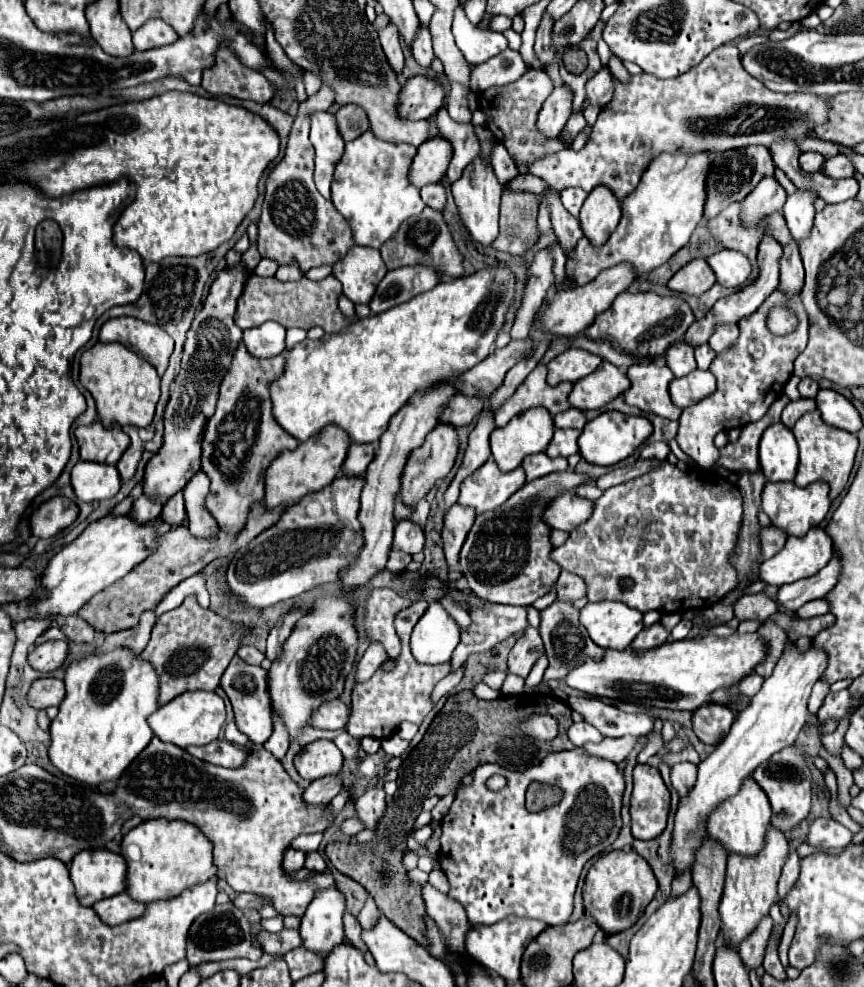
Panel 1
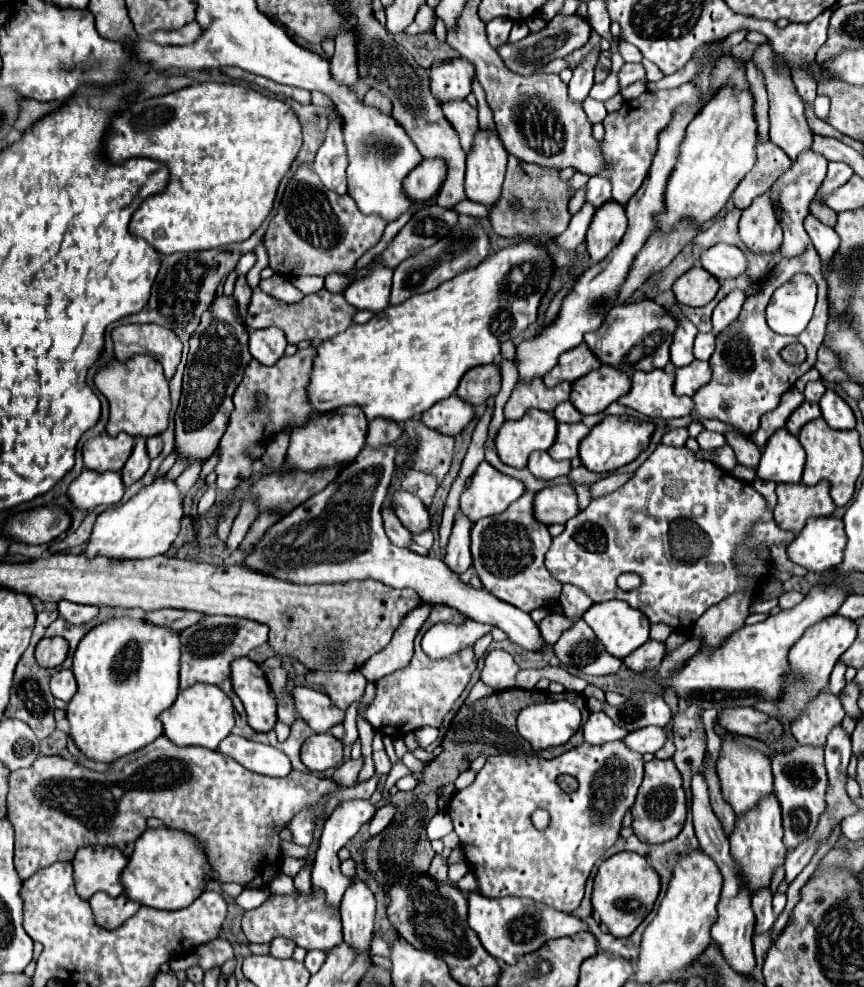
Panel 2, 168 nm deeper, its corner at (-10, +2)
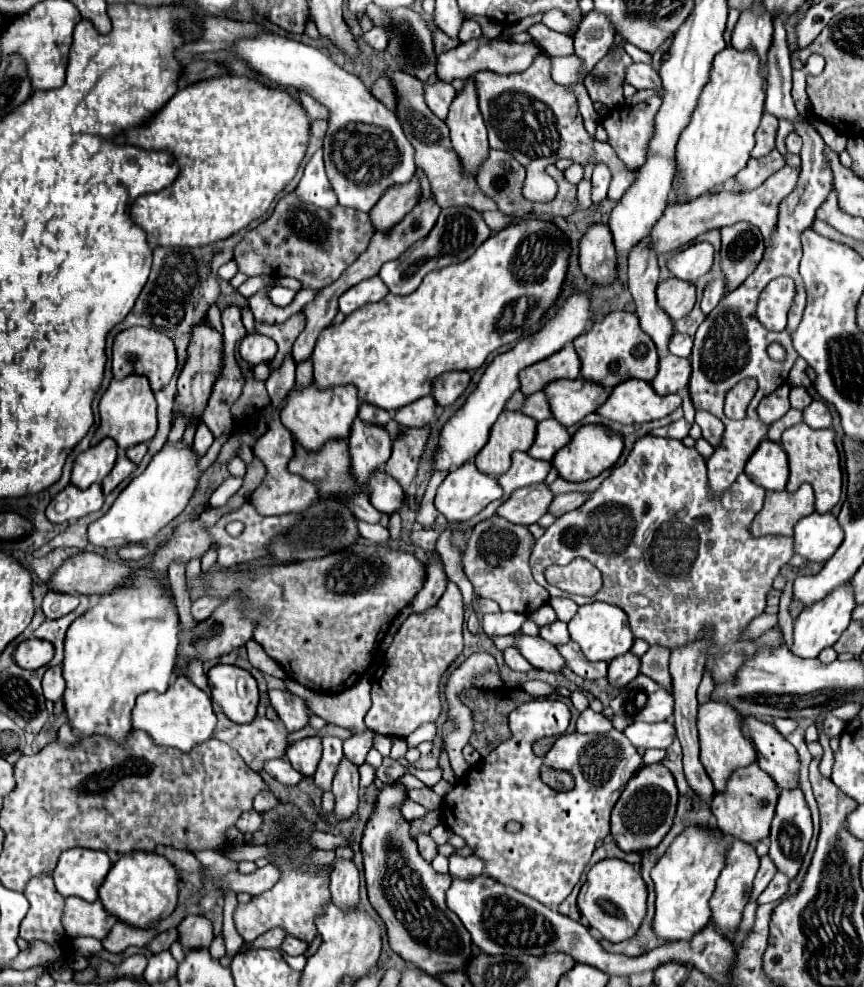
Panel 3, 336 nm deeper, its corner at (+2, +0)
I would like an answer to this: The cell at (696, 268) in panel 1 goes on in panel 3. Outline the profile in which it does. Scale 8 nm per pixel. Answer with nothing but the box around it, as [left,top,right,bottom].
[656,278,696,320]

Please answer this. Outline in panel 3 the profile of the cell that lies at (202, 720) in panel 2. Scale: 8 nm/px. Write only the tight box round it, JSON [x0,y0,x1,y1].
[132,676,216,752]

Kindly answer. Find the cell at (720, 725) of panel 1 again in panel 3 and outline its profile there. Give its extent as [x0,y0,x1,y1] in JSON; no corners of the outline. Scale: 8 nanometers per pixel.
[742,718,800,790]

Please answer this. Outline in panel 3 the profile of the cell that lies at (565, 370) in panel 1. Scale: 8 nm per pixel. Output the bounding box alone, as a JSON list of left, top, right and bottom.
[518,344,580,396]

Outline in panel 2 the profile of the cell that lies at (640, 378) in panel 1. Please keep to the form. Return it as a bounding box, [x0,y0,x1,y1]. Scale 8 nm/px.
[618,370,692,418]

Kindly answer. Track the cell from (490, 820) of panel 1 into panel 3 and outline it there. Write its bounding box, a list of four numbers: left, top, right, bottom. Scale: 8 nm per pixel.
[442,698,642,908]

